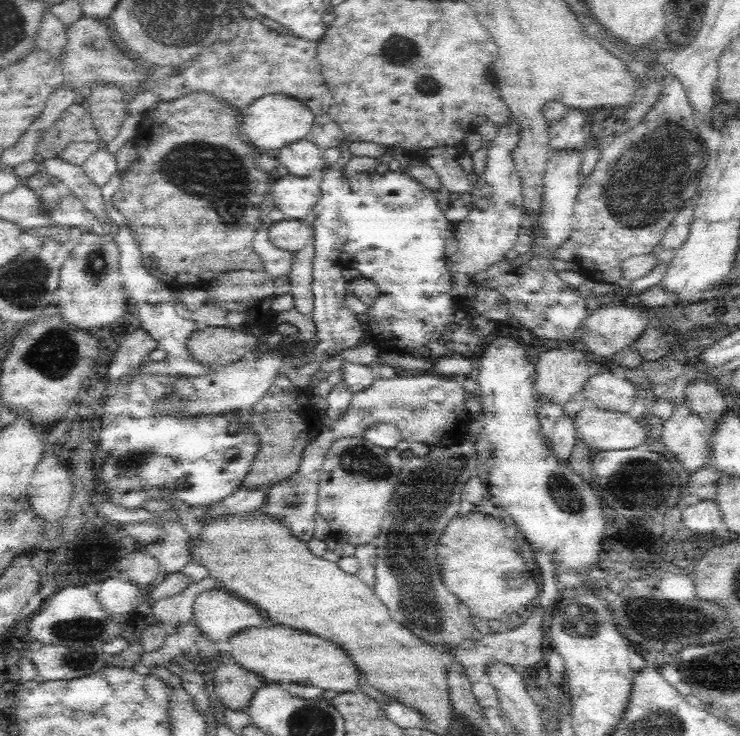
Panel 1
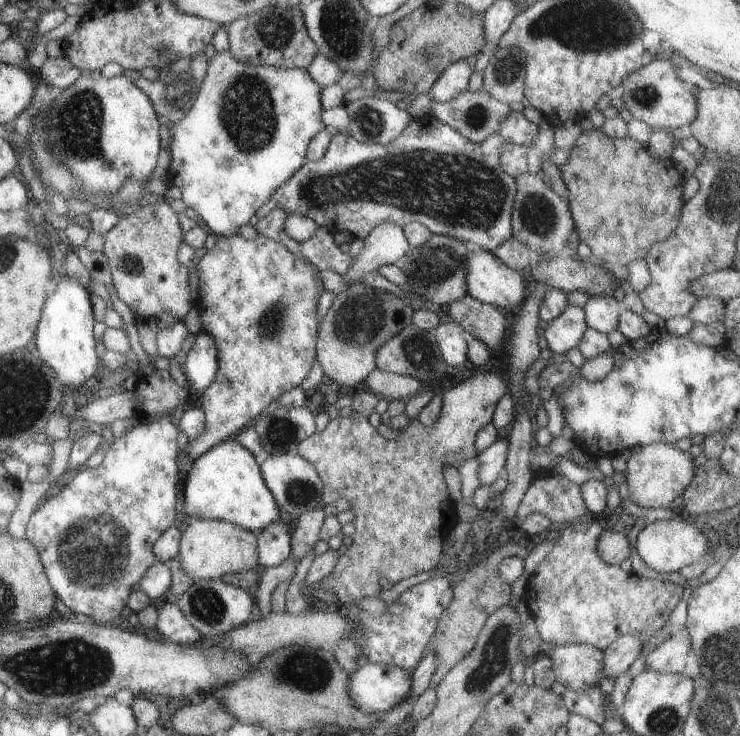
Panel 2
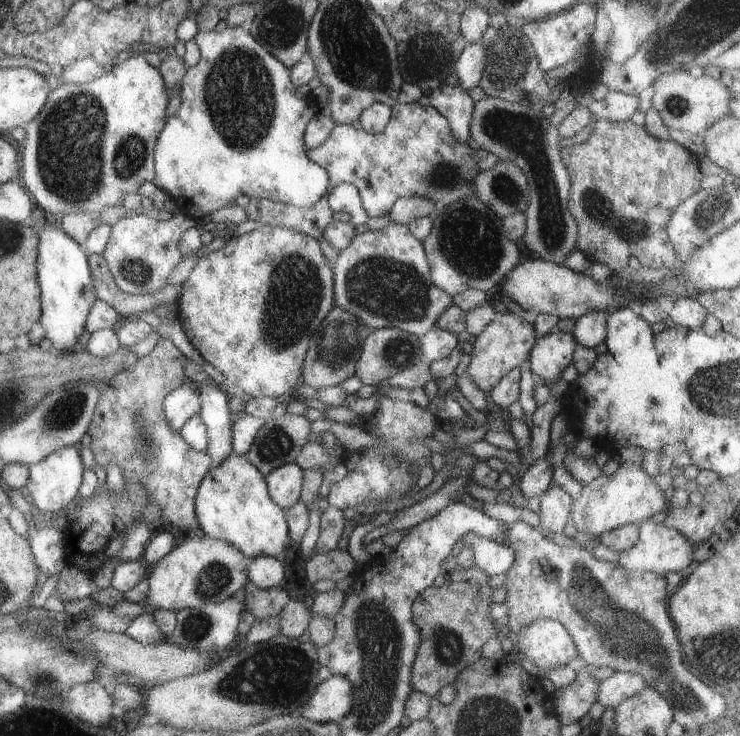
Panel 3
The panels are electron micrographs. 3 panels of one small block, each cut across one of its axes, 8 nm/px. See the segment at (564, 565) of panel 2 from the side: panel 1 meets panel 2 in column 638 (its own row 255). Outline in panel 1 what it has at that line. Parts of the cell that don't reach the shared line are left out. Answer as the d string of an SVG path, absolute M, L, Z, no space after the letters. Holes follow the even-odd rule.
M663 73L662 82L660 82L660 92L653 109L645 114L645 117L640 122L632 123L628 126L630 132L626 134L618 134L611 137L611 142L607 142L602 146L598 162L592 171L592 175L588 176L586 180L581 184L580 192L577 200L574 204L573 217L572 217L572 235L570 241L573 242L576 249L576 257L574 261L579 265L580 274L582 274L588 280L596 280L596 282L608 282L615 284L620 278L622 278L620 265L627 258L631 256L640 256L640 254L648 254L653 251L657 251L657 246L660 243L664 232L671 226L672 220L676 218L676 214L680 208L687 206L687 203L699 194L699 181L704 173L704 168L708 162L711 154L706 148L706 143L700 131L694 125L694 119L692 114L694 112L692 105L689 103L687 94L684 92L682 83L672 74Z

